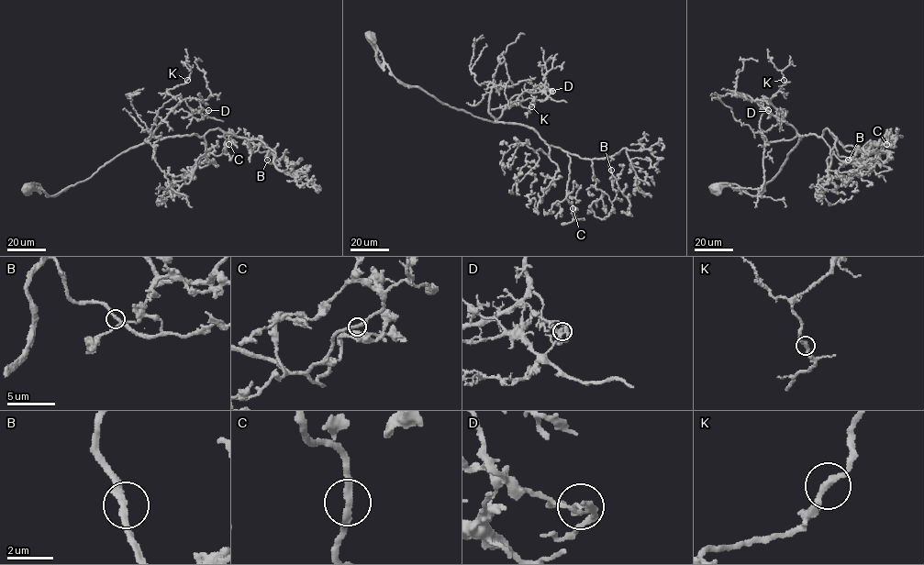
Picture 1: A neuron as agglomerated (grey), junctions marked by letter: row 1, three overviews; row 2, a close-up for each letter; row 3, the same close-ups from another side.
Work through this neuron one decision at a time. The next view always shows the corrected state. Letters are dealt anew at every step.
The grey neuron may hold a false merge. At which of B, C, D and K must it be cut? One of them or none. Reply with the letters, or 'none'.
D

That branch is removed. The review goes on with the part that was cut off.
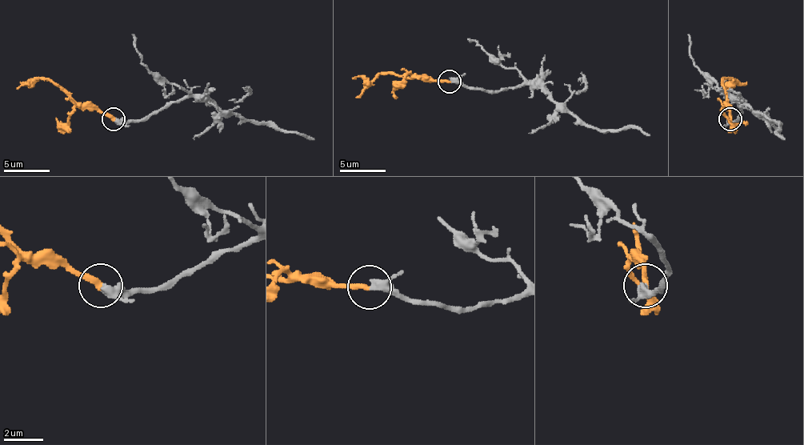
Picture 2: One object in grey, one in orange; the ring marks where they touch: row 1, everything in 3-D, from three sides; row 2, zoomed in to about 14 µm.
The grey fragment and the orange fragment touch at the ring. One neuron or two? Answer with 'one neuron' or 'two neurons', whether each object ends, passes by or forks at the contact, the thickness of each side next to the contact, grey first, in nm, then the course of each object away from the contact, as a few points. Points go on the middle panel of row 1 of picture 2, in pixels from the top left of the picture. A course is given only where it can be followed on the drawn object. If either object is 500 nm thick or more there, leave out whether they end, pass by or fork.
one neuron | grey passes by | orange ends | 340/320 nm | grey via (450, 82), (486, 91), (539, 84), (558, 102), (594, 128), (638, 128), (650, 134) | orange via (450, 82), (382, 74), (355, 98)

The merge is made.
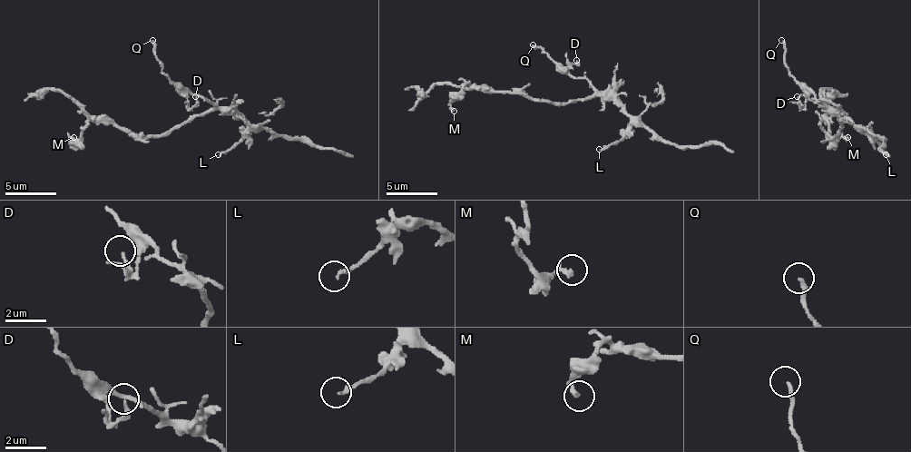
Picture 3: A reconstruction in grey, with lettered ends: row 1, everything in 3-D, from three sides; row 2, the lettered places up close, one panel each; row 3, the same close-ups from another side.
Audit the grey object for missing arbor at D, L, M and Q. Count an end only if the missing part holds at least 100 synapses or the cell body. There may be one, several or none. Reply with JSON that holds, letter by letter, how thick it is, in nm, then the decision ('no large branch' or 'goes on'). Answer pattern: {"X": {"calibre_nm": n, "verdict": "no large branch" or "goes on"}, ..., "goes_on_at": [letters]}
{"D": {"calibre_nm": 160, "verdict": "no large branch"}, "L": {"calibre_nm": 170, "verdict": "no large branch"}, "M": {"calibre_nm": 240, "verdict": "no large branch"}, "Q": {"calibre_nm": 200, "verdict": "no large branch"}, "goes_on_at": []}

